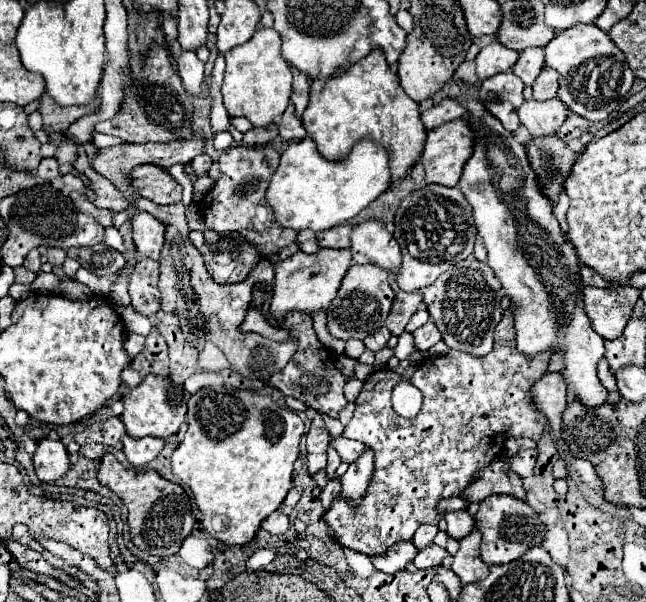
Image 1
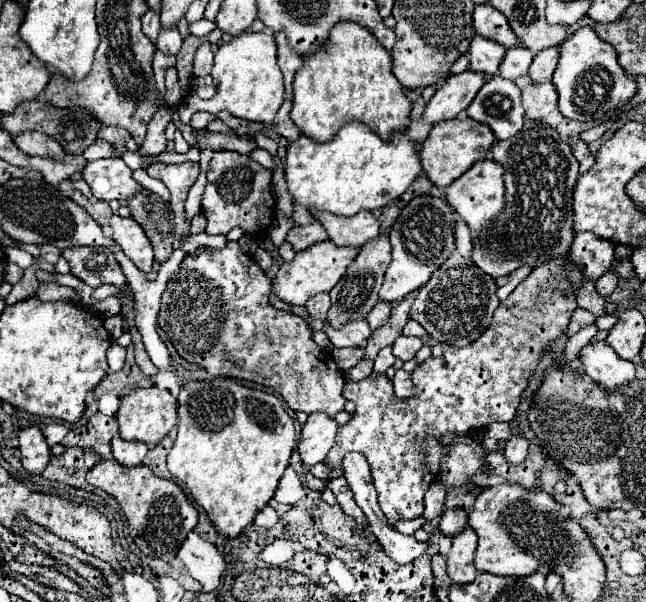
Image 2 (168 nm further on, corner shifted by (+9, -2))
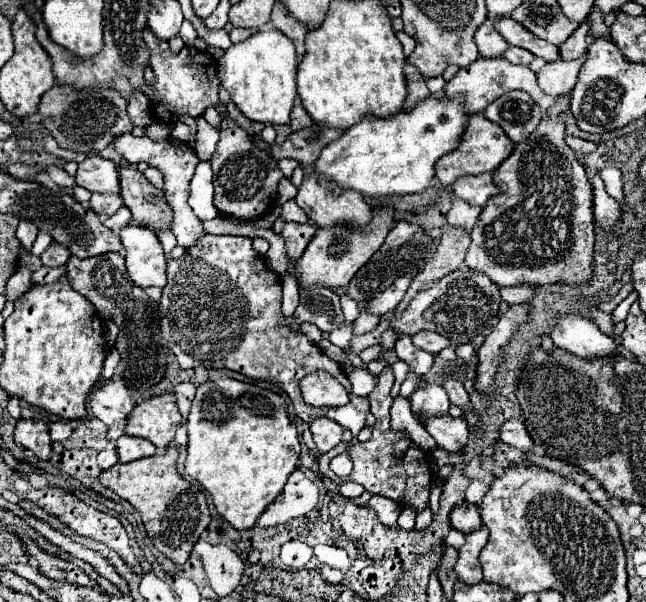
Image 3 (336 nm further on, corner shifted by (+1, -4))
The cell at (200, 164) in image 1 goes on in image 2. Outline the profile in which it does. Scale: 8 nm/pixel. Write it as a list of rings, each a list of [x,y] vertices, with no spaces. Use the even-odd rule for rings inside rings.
[[[155,162],[151,164],[151,168],[147,170],[147,174],[151,178],[161,180],[171,195],[171,208],[174,214],[173,234],[177,240],[181,240],[183,236],[191,234],[191,220],[187,220],[185,216],[185,202],[189,188],[193,186],[197,174],[199,174],[199,164],[197,162],[183,162],[183,164],[163,164],[163,162]]]

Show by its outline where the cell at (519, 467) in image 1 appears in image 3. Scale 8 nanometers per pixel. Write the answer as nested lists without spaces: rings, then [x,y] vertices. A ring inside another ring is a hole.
[[[507,420],[501,426],[501,440],[513,448],[519,448],[521,452],[531,452],[533,450],[533,440],[527,434],[525,426],[521,420]]]

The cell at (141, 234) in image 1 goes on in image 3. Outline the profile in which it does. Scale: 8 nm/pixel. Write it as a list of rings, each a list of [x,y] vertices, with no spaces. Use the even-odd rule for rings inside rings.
[[[125,226],[119,238],[127,250],[125,264],[133,282],[141,288],[145,286],[165,286],[167,284],[167,260],[159,238],[145,226]]]

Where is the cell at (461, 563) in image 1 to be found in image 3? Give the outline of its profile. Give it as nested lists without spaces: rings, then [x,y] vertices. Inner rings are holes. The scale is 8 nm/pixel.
[[[481,526],[479,530],[467,534],[465,544],[459,548],[459,560],[455,564],[455,572],[459,580],[465,584],[479,584],[483,580],[483,570],[479,564],[479,552],[487,544],[487,528]]]

